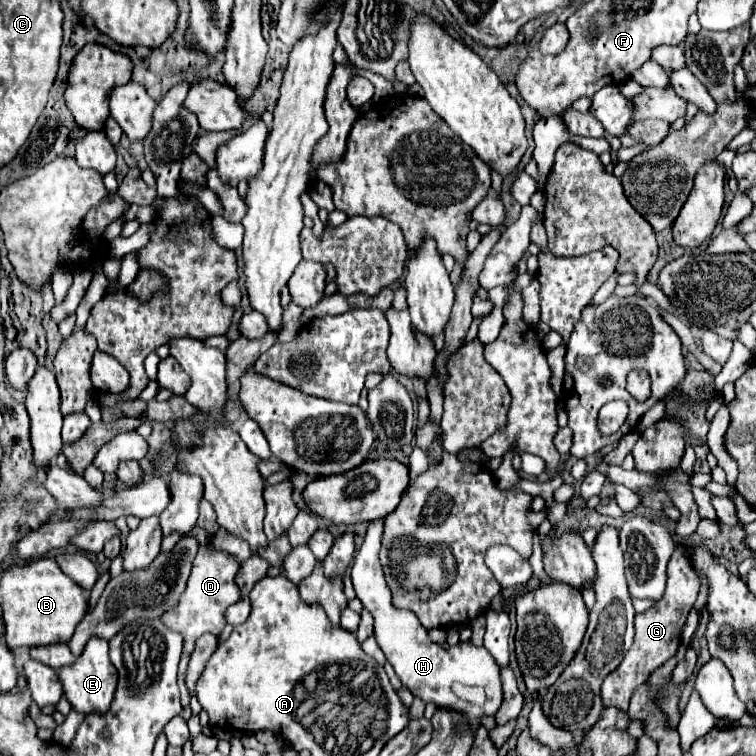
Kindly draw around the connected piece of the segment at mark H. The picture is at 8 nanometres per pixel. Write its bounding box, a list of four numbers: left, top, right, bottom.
[352,520,502,732]

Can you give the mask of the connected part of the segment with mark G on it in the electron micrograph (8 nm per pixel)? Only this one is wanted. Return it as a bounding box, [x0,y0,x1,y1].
[602,544,700,710]

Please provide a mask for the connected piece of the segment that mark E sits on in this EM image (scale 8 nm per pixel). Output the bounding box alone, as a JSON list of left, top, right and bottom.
[58,636,118,716]

